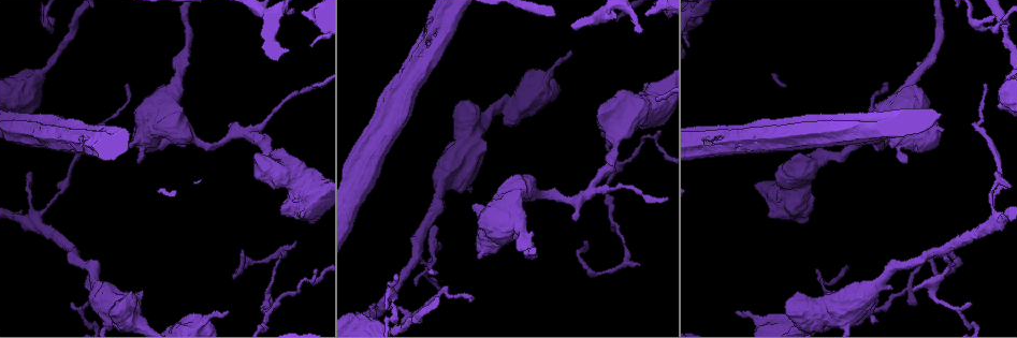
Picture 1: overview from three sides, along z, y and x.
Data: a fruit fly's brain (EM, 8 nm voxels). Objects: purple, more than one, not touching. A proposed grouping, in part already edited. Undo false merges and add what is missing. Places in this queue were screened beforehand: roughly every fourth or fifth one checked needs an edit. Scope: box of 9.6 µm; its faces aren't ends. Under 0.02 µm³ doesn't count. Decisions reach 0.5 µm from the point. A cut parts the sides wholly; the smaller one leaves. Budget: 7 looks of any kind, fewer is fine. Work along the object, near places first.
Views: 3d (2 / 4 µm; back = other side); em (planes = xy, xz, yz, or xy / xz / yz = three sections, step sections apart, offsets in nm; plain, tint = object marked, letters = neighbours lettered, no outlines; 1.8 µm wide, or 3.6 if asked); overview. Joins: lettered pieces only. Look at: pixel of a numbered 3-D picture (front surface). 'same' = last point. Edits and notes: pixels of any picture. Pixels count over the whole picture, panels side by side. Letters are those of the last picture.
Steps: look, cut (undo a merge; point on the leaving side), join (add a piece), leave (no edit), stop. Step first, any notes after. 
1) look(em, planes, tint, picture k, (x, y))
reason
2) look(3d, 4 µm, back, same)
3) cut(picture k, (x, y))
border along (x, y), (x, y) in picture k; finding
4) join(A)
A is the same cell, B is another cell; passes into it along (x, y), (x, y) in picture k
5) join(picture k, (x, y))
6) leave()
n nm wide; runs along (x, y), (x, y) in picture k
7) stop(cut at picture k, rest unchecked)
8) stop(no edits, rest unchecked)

look(3d, 2 µm, back, picture 1, (272, 303))
tapers out

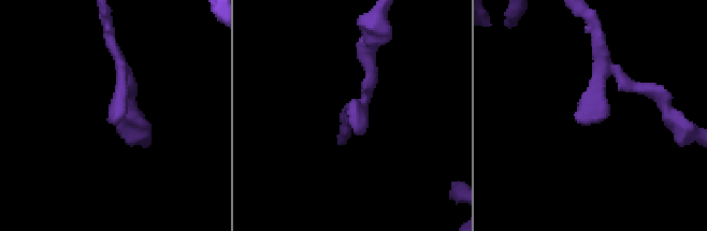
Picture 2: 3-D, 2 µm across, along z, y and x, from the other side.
look(em, planes, letters, picture 2, (351, 124))

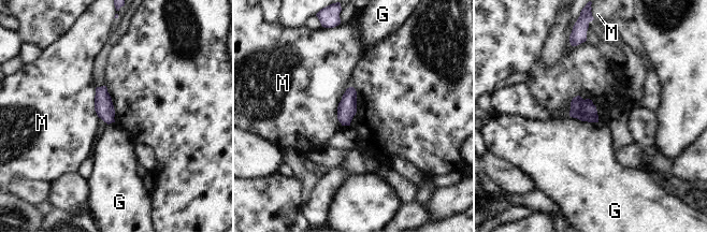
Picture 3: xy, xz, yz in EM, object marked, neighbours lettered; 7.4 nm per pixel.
leave()
140 nm wide; G and M are other cells; border along (570, 115), (581, 120), (597, 122) in picture 3; no lettered piece goes on from it

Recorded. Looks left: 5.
look(3d, 4 µm, picture 1, (639, 266))
tapers out

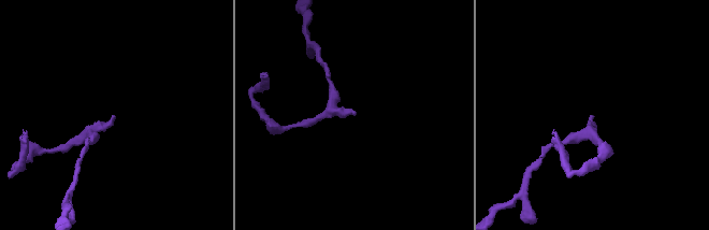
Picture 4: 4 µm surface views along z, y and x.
look(em, xy, step 16, letters, picture 4, (352, 112))
shape alone is not enough

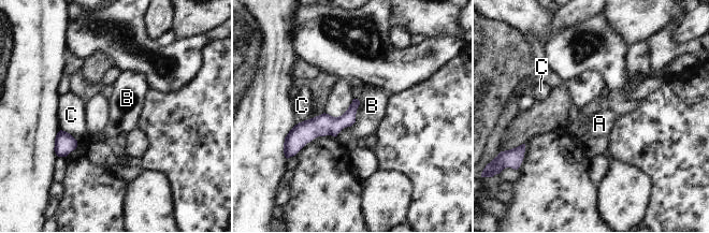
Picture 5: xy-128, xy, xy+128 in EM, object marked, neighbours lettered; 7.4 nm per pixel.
look(em, planes, letters, same)
cut it another way

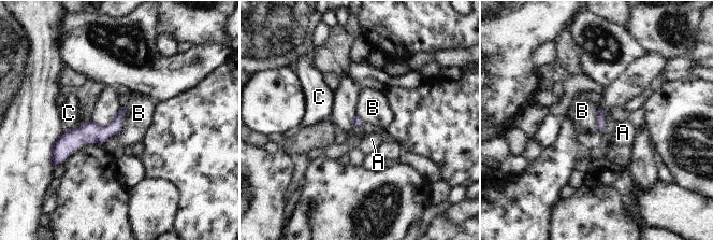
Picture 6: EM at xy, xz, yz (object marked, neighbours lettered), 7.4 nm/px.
leave()
70 nm wide; B touches over 220 nm; A, B and C are other cells; no lettered piece goes on from it

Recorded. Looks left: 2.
look(em, 3.6 µm, yz, step 4, tint, picture 1, (319, 193))
sudden change in width

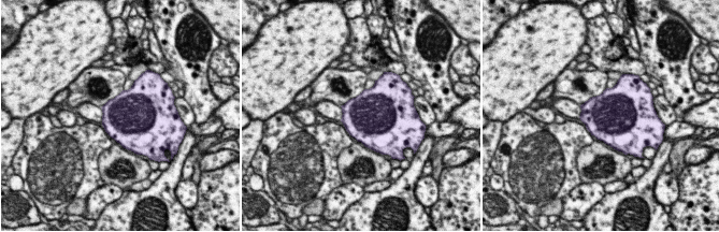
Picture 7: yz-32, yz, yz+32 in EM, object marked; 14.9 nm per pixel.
look(em, 3.6 µm, planes, letters, same)
cut it another way

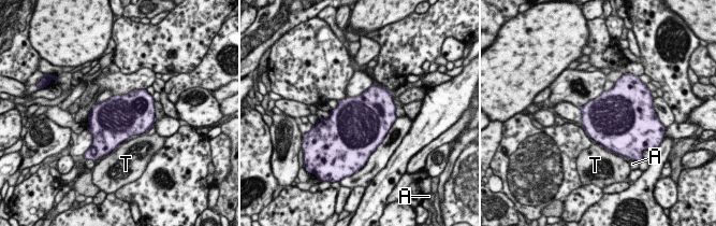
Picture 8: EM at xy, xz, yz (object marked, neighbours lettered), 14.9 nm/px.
leave()
700 nm wide; A and T are other cells; border along (129, 138), (121, 141), (115, 147) in picture 8; one neuron here

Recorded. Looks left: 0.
stop(no edits, rest unchecked)

